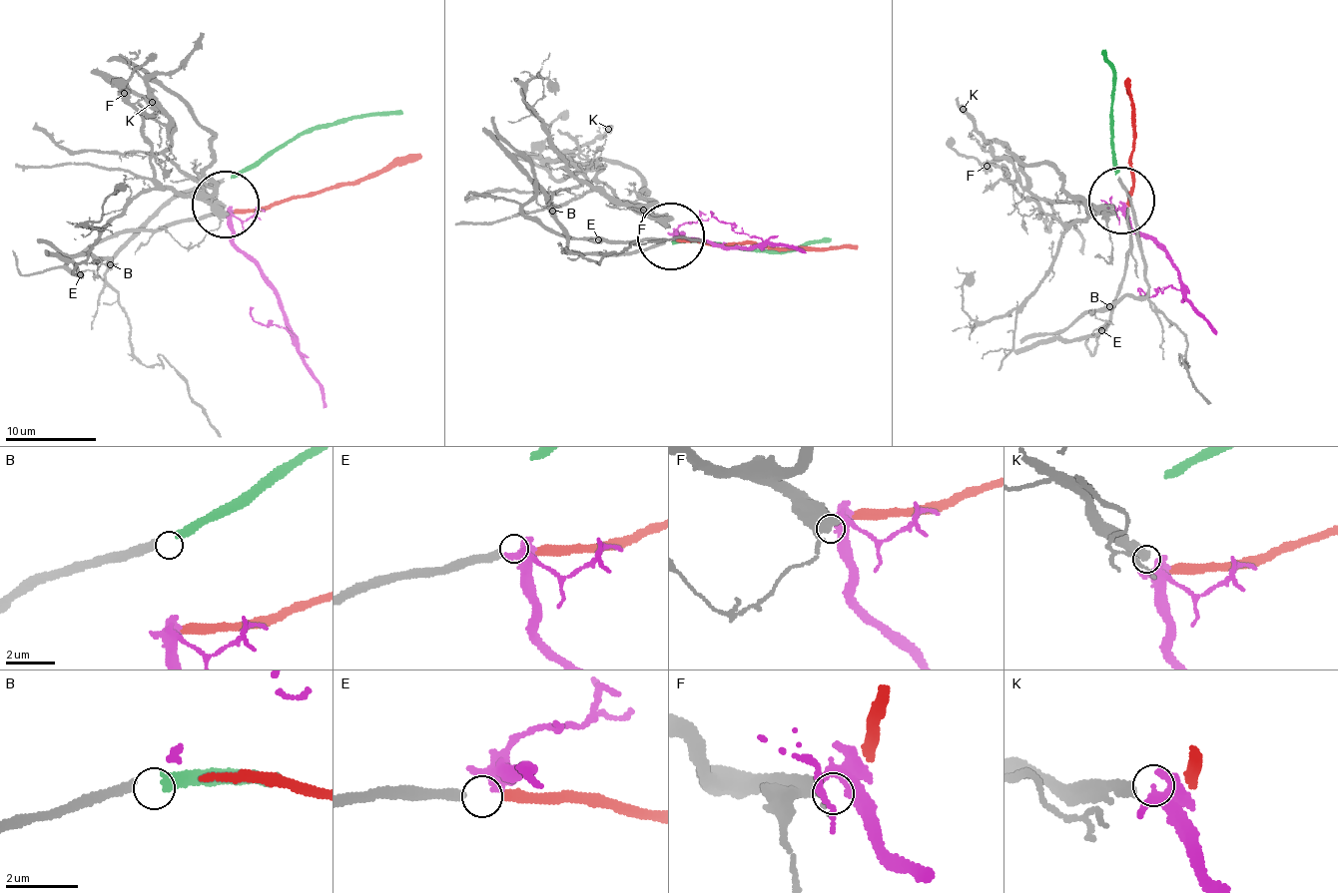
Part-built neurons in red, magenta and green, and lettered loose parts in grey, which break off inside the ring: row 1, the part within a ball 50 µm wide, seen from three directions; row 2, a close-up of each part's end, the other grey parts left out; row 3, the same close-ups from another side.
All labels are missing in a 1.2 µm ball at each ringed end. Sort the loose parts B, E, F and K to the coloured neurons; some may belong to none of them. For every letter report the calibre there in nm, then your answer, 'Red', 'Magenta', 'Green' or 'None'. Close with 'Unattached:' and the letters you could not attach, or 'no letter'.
B: Thickness 280 nm. Green
E: Thickness 280 nm. Red
F: Thickness 320 nm. None
K: Thickness 240 nm. Magenta
Unattached: F

